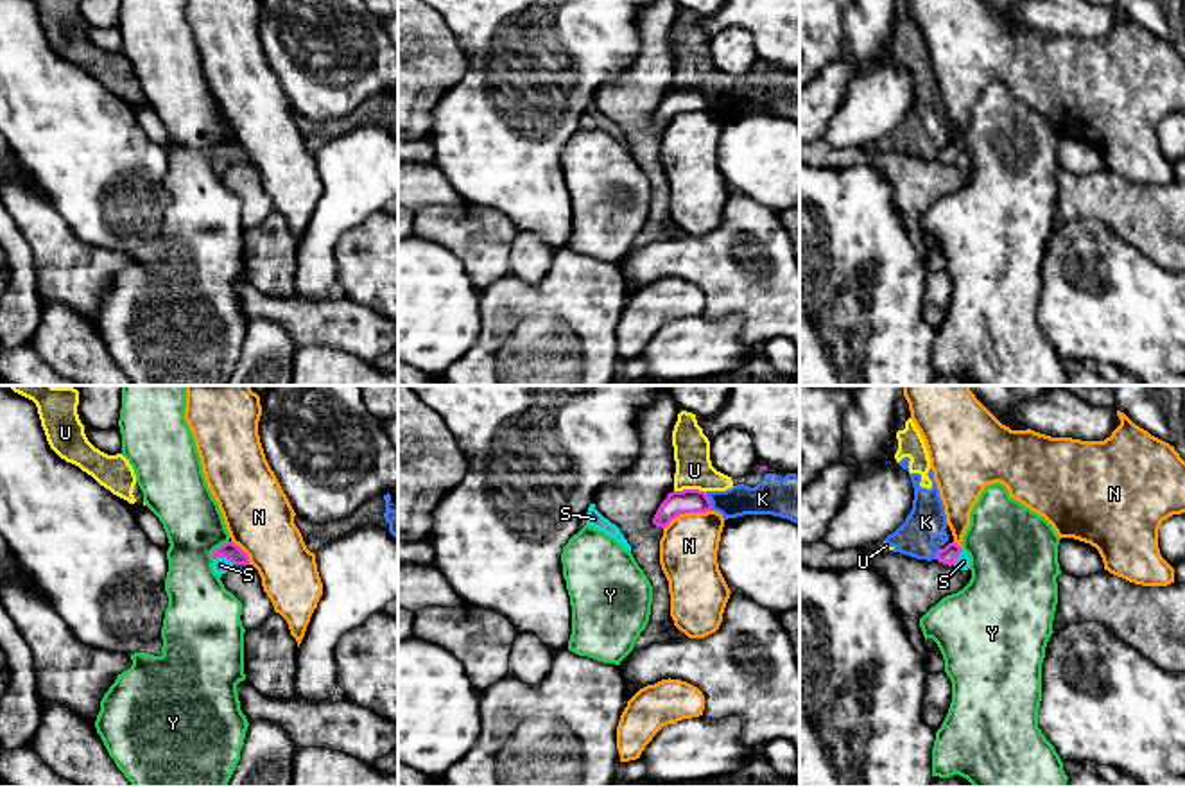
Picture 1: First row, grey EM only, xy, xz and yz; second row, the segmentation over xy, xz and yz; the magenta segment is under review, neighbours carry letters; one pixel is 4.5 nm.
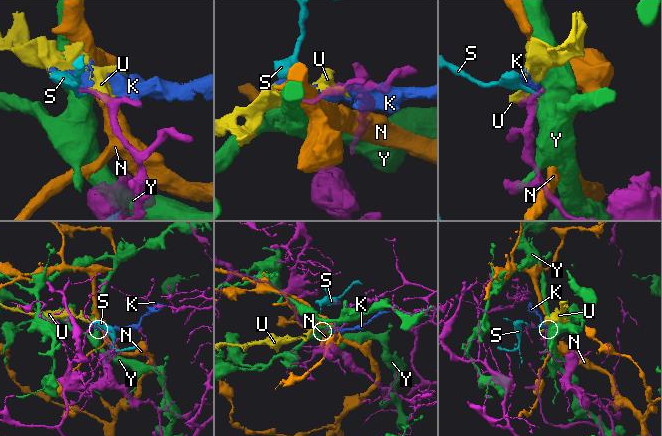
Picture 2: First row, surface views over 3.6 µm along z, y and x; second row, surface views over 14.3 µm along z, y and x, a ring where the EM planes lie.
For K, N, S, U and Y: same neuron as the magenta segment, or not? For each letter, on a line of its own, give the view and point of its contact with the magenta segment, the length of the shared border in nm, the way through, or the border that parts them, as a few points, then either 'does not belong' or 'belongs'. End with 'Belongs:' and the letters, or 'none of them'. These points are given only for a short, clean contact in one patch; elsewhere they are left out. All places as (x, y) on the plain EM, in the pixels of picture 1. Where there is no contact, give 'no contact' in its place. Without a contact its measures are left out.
K: meets magenta in xz at (710, 101); contact 90 nm long; does not belong
N: meets magenta in xz at (687, 110); contact 240 nm long; does not belong
S: meets magenta in xy at (224, 155); contact 100 nm long; border along xy (214, 156), (224, 156), (233, 162); does not belong
U: meets magenta in xz at (691, 88); contact 140 nm long; border along xz (674, 88), (701, 88), (705, 92); does not belong
Y: meets magenta in xy at (219, 146); contact 120 nm long; does not belong
Belongs: none of them

